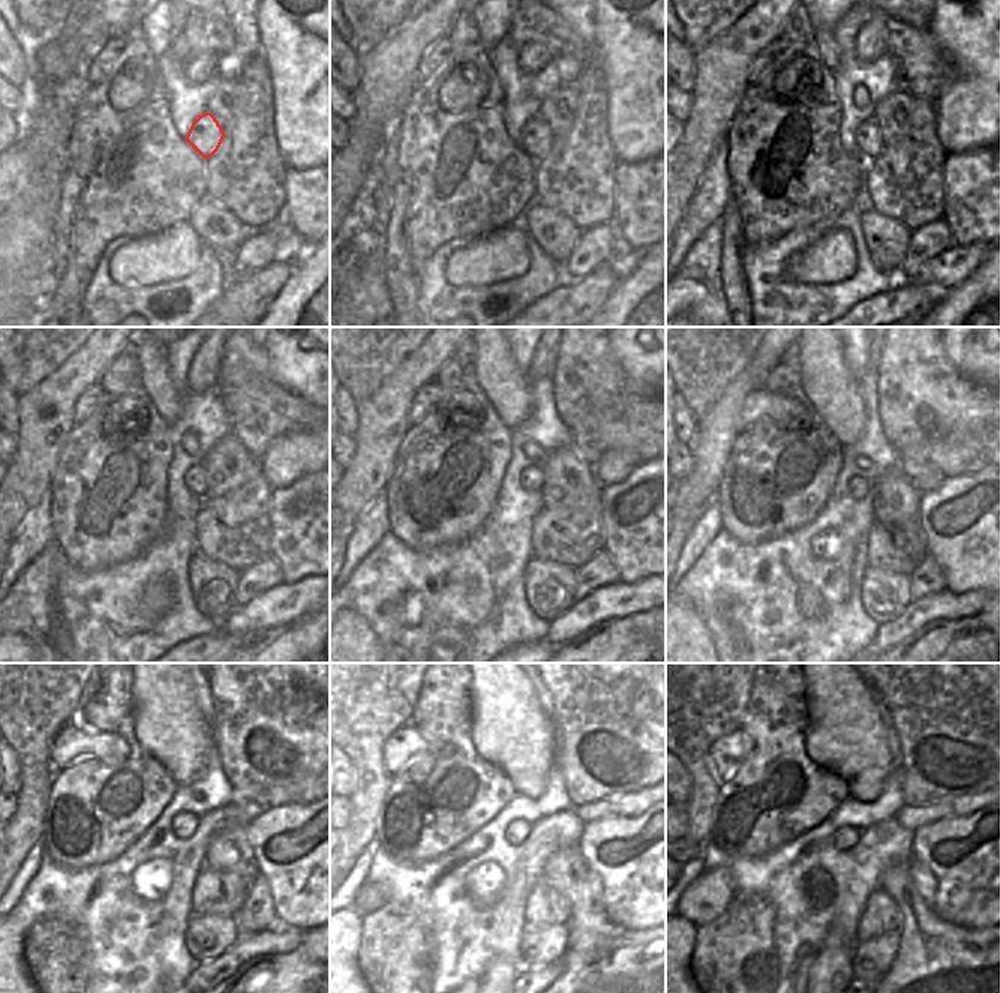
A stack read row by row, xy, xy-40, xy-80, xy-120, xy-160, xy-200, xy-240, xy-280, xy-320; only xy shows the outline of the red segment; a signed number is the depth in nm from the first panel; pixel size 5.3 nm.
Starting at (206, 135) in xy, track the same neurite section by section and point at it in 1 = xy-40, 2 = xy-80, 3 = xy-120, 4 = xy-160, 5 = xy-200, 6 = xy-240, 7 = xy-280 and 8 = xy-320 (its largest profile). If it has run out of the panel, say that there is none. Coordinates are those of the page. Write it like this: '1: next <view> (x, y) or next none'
1: next xy-40 (535, 141)
2: next xy-80 (868, 138)
3: next xy-120 (195, 477)
4: next xy-160 (531, 479)
5: next xy-200 (858, 488)
6: next xy-240 (185, 824)
7: next xy-280 (516, 831)
8: next xy-320 (846, 837)

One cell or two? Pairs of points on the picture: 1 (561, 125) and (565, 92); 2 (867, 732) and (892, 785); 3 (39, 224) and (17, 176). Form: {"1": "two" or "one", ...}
{"1": "one", "2": "two", "3": "two"}

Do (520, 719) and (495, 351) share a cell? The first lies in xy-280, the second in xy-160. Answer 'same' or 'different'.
same

